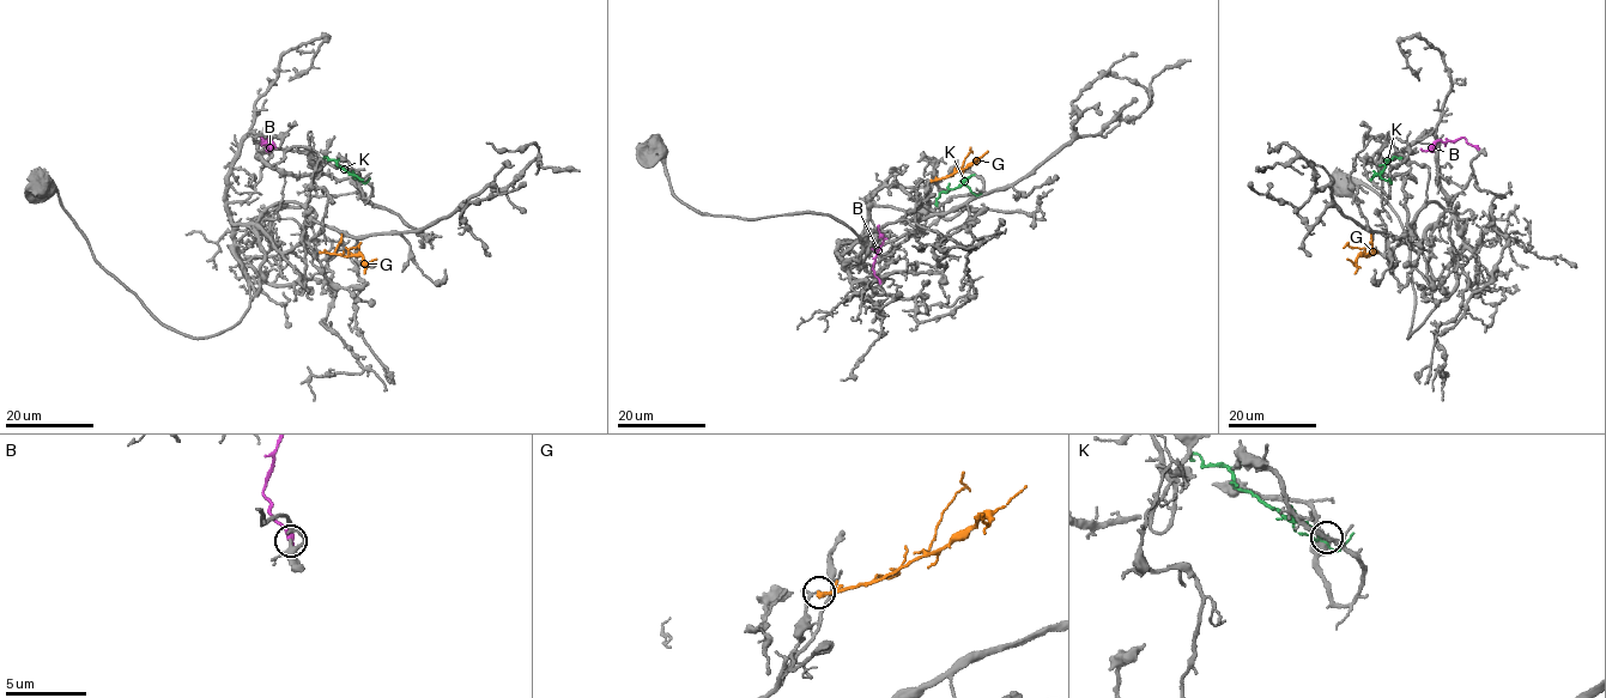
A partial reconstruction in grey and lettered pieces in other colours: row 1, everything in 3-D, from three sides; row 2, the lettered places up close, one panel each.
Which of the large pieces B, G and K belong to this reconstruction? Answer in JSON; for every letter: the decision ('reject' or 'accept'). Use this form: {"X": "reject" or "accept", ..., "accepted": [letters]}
{"B": "accept", "G": "reject", "K": "reject", "accepted": ["B"]}

